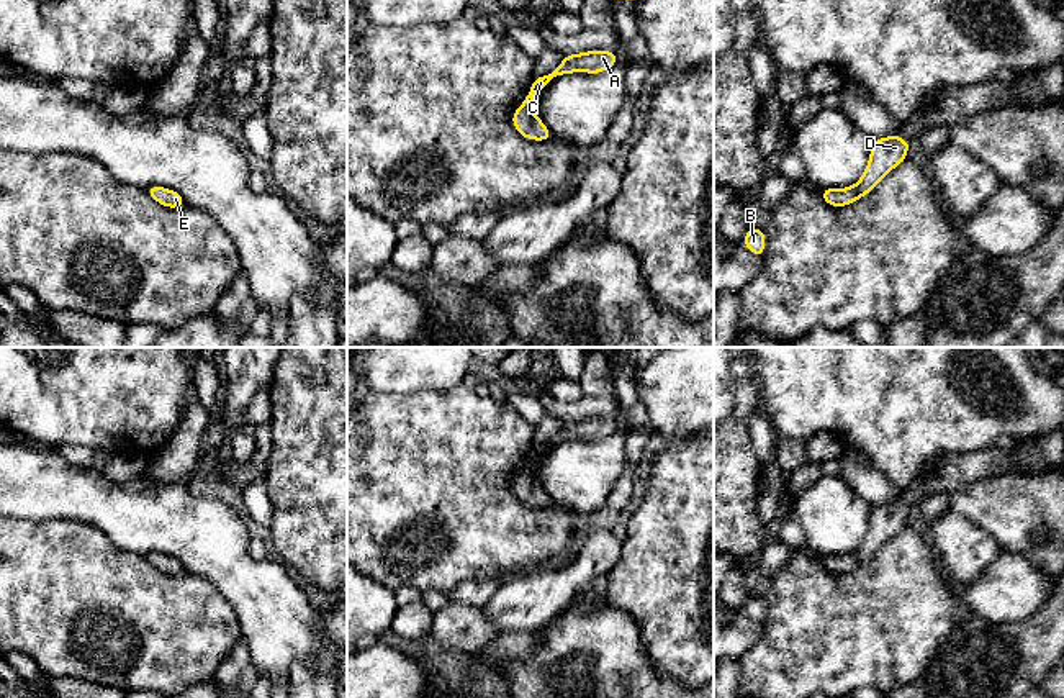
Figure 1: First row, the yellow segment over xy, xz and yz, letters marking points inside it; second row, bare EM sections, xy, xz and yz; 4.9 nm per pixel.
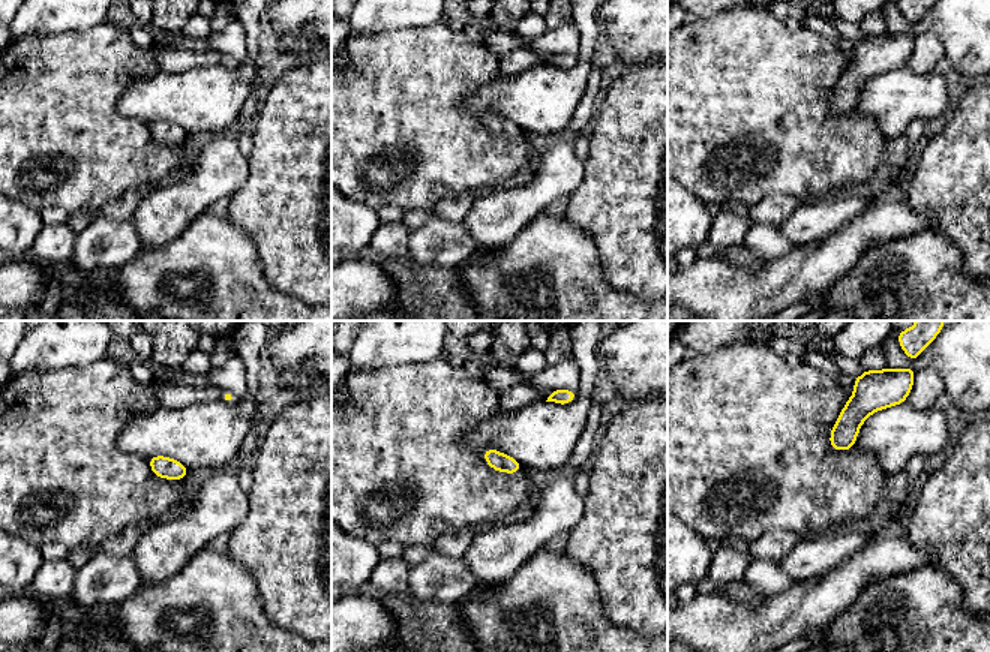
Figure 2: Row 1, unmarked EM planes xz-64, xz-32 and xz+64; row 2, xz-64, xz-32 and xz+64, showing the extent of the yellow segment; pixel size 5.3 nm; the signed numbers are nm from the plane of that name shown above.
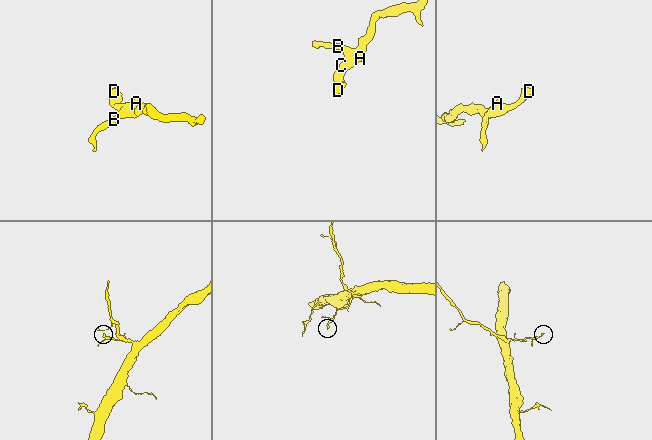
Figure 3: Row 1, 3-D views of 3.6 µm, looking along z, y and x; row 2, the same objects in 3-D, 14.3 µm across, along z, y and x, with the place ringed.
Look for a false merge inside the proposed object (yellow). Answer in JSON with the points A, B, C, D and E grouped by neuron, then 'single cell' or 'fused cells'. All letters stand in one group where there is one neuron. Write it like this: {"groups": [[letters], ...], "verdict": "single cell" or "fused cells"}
{"groups": [["A", "B", "C", "D", "E"]], "verdict": "single cell"}

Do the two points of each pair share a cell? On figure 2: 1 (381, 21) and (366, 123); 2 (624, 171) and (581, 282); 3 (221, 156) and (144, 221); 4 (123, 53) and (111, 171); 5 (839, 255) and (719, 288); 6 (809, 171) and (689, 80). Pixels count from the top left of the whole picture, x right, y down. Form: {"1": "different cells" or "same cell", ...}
{"1": "different cells", "2": "different cells", "3": "same cell", "4": "same cell", "5": "same cell", "6": "same cell"}

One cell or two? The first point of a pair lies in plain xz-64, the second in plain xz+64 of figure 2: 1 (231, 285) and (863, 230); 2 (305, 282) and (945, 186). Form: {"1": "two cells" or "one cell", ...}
{"1": "two cells", "2": "one cell"}

